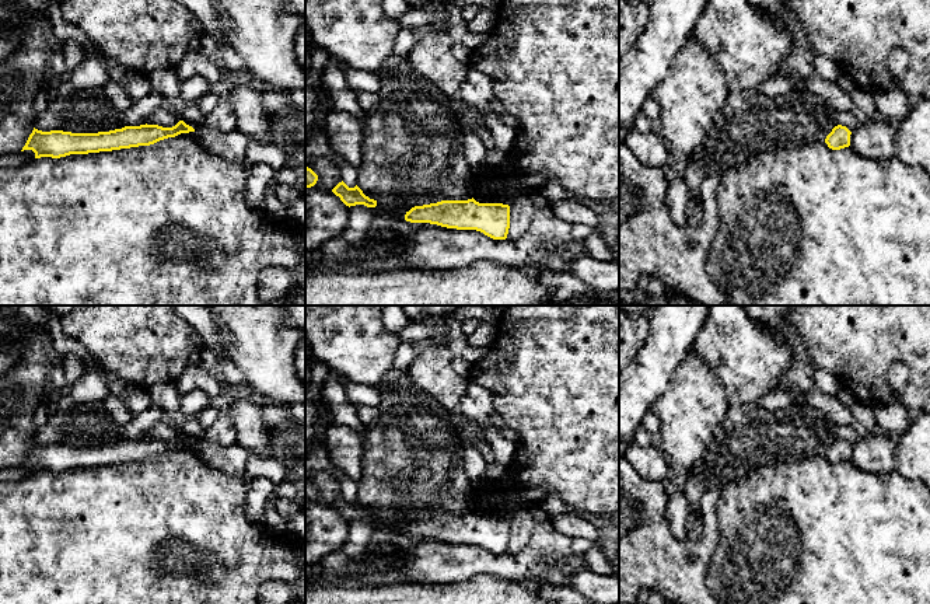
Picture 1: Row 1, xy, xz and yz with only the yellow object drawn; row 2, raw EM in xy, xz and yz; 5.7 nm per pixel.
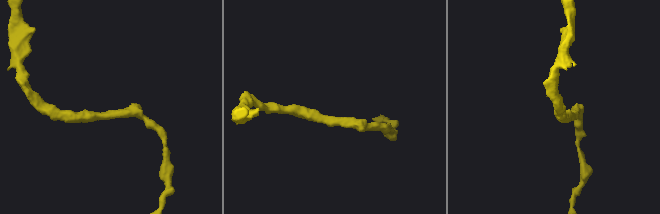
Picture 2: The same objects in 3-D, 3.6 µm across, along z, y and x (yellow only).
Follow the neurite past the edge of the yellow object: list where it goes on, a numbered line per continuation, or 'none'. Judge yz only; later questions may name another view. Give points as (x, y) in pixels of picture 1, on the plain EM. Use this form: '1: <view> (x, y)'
none

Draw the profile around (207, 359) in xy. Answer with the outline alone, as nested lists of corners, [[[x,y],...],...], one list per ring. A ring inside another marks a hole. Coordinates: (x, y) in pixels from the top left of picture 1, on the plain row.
[[[203,348],[202,357],[200,357],[200,362],[197,363],[197,366],[206,367],[218,380],[221,387],[228,385],[228,381],[220,371],[220,367],[216,362],[216,355],[211,350]]]

